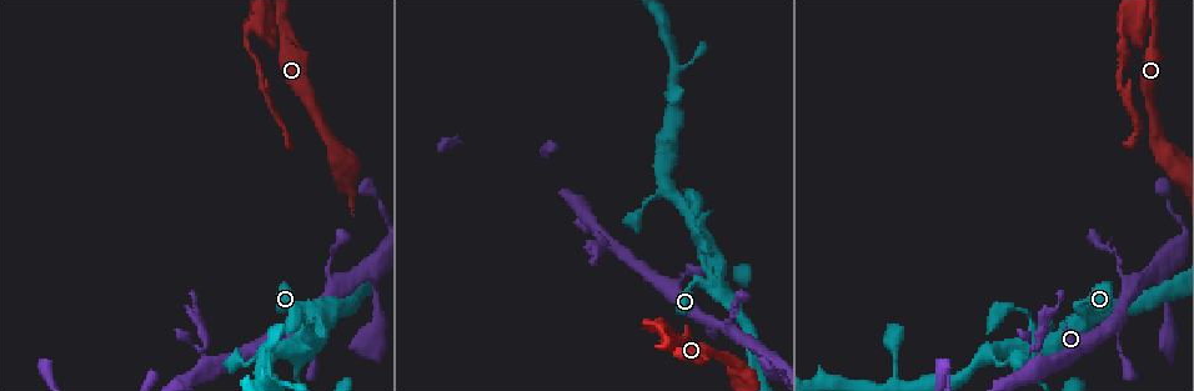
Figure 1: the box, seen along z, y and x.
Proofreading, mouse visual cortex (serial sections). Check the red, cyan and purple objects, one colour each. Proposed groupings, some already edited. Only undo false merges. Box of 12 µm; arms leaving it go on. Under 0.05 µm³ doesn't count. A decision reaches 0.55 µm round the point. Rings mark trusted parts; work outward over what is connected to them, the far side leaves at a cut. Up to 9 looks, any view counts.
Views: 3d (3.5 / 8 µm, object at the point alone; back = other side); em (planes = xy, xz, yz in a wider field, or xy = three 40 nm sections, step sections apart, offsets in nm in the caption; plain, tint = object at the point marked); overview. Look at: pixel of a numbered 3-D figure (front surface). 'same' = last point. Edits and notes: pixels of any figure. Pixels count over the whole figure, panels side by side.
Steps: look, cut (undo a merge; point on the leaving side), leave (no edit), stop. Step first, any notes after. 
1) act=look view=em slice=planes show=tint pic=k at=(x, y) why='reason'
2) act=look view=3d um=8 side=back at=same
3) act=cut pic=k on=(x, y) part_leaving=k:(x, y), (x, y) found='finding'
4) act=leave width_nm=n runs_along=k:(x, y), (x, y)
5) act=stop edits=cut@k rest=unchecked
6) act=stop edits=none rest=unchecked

act=look view=3d um=8 pic=1 at=(1119, 355) why='a narrow waist'

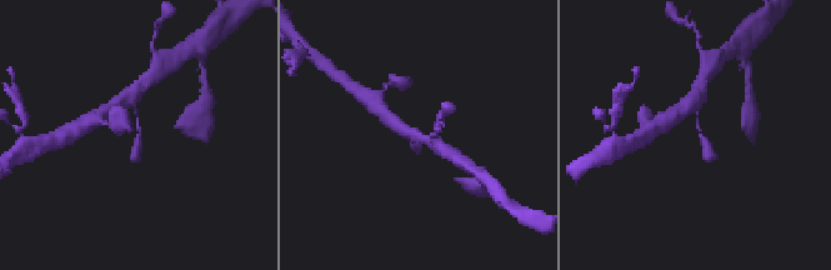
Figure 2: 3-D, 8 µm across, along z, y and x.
act=look view=em slice=xy step=1 show=tint pic=2 at=(700, 131) why='now the EM'

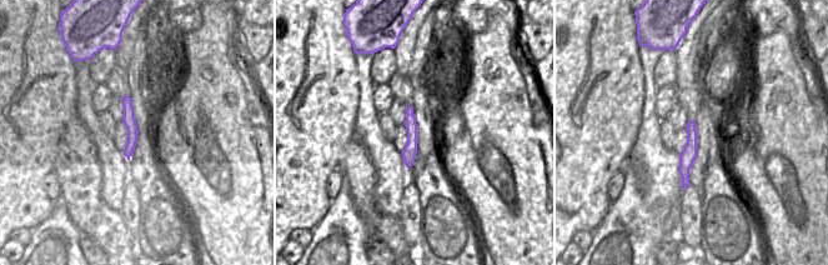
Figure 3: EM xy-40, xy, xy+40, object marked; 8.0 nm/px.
act=leave runs_along=3:(691, 124), (685, 183) found='one cell here'

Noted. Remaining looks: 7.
act=look view=3d um=3.5 pic=1 at=(609, 240) why='arms part here'

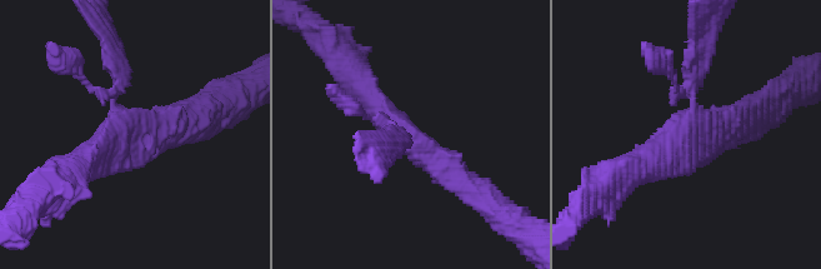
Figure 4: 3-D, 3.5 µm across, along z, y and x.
act=look view=em slice=xy step=5 show=tint pic=4 at=(122, 120) why='now the EM'

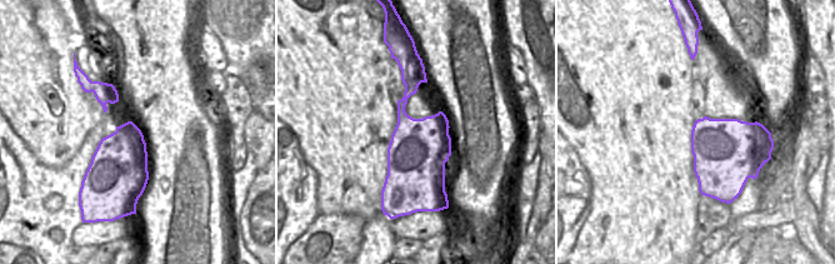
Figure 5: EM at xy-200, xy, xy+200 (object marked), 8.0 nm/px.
act=leave width_nm=480 runs_along=4:(471, 189), (403, 138), (360, 86) found='all the same cell'

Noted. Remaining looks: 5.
act=look view=3d um=8 pic=1 at=(297, 371) why='calibre changes'

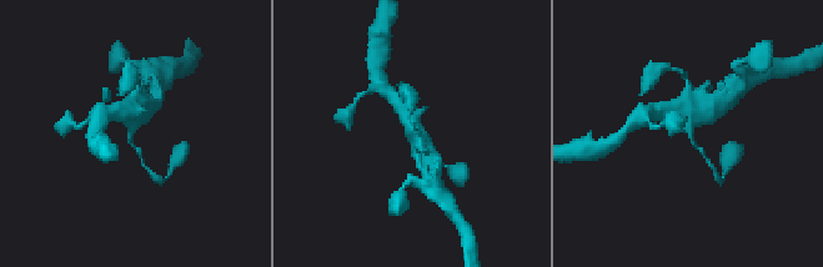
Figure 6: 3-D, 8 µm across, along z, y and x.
act=look view=em slice=planes show=tint pic=6 at=(689, 135) arm_widths_nm=150,500

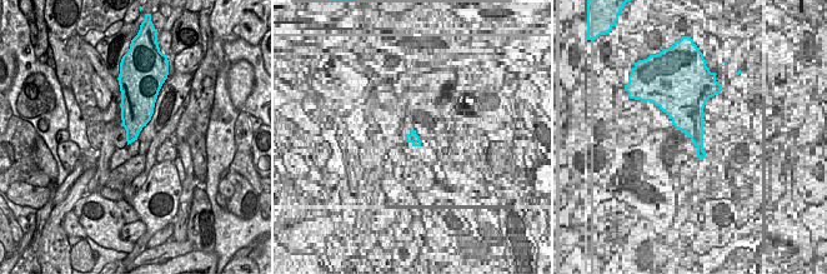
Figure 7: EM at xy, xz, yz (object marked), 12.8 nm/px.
act=leave runs_along=6:(701, 109), (691, 137), (709, 159) found='all the same cell'

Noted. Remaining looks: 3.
act=look view=3d um=3.5 side=back pic=1 at=(739, 370) why='calibre changes'

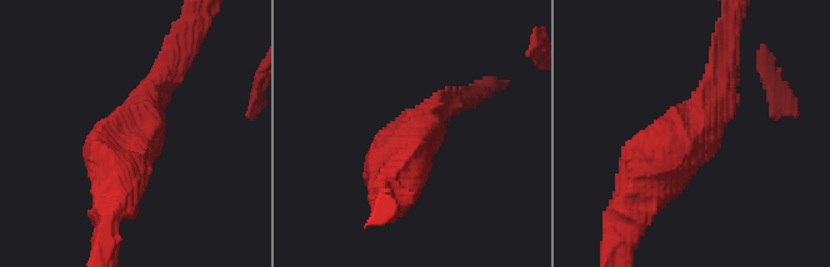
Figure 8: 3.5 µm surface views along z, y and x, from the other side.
act=look view=em slice=xy step=3 show=tint pic=8 at=(695, 132) arm_widths_nm=300,600

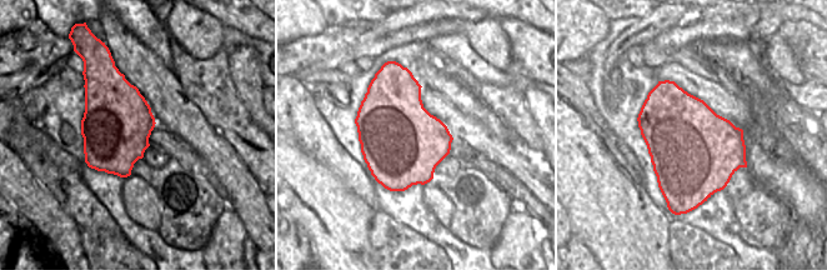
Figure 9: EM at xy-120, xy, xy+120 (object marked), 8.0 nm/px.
act=leave runs_along=8:(721, 66), (696, 127), (635, 192) found='one cell here'

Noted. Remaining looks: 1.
act=stop edits=none rest=unchecked

